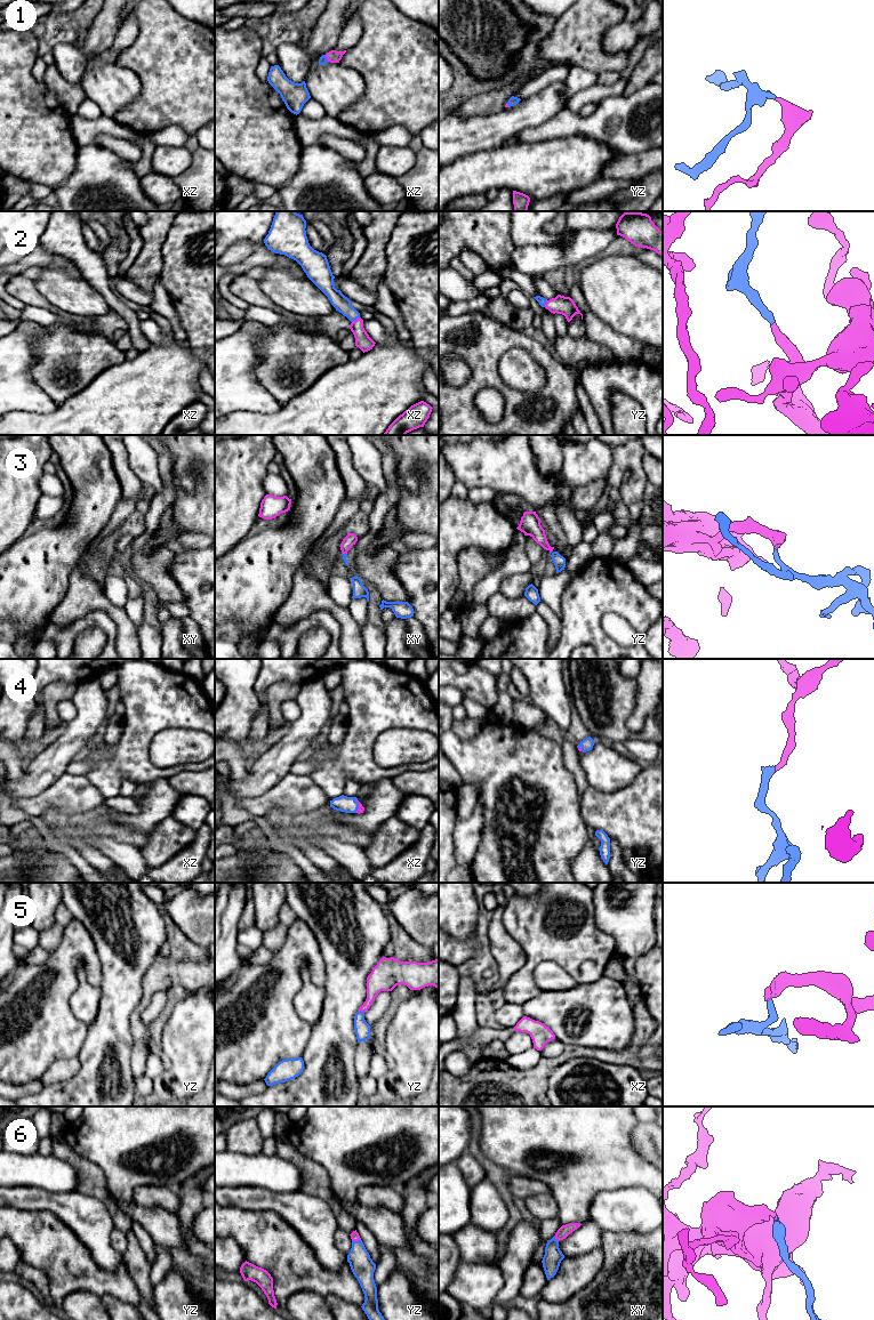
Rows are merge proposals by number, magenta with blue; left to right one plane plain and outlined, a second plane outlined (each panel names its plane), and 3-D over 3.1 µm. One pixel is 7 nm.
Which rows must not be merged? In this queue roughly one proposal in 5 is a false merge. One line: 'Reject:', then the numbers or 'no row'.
Reject: no row

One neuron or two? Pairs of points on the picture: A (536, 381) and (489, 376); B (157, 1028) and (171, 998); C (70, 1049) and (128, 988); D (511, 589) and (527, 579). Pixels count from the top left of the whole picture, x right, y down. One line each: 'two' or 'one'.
A: two
B: one
C: two
D: one

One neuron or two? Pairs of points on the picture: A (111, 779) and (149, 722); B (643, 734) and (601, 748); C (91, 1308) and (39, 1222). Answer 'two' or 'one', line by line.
A: one
B: two
C: two

